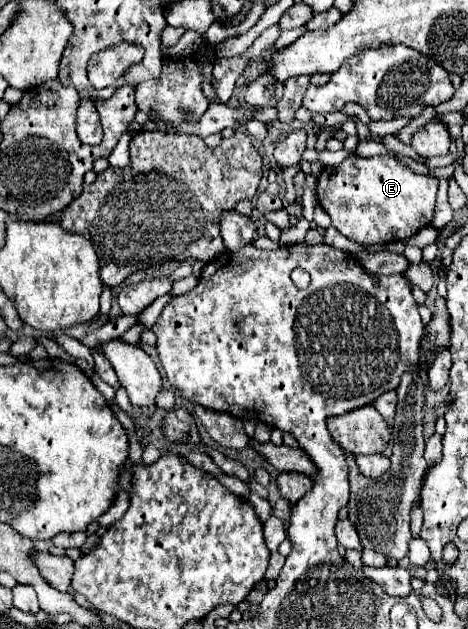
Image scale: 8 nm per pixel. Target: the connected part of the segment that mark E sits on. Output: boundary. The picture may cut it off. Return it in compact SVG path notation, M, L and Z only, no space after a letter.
M350 154L338 166L326 166L318 176L318 202L330 214L332 226L366 246L408 240L434 218L438 178L416 174L392 156L362 158Z

